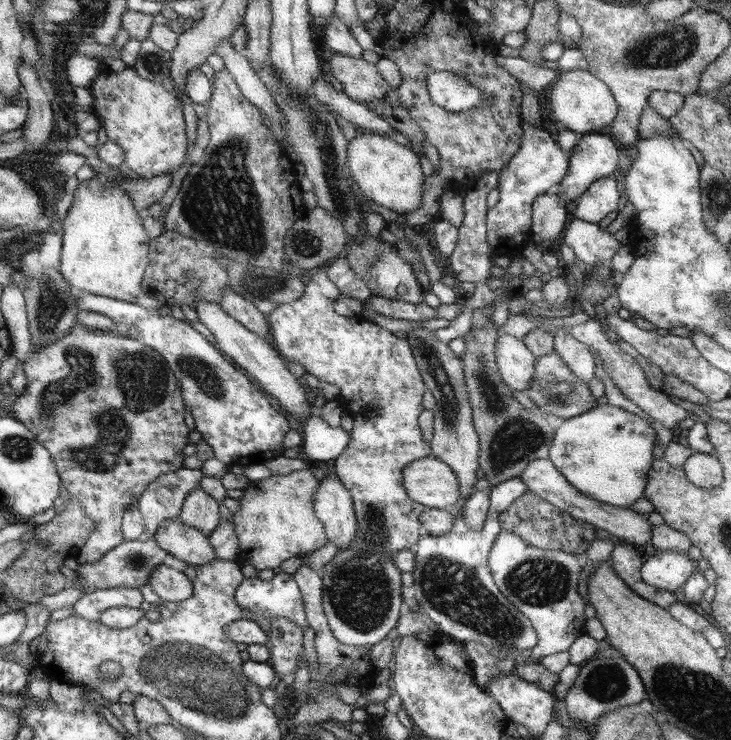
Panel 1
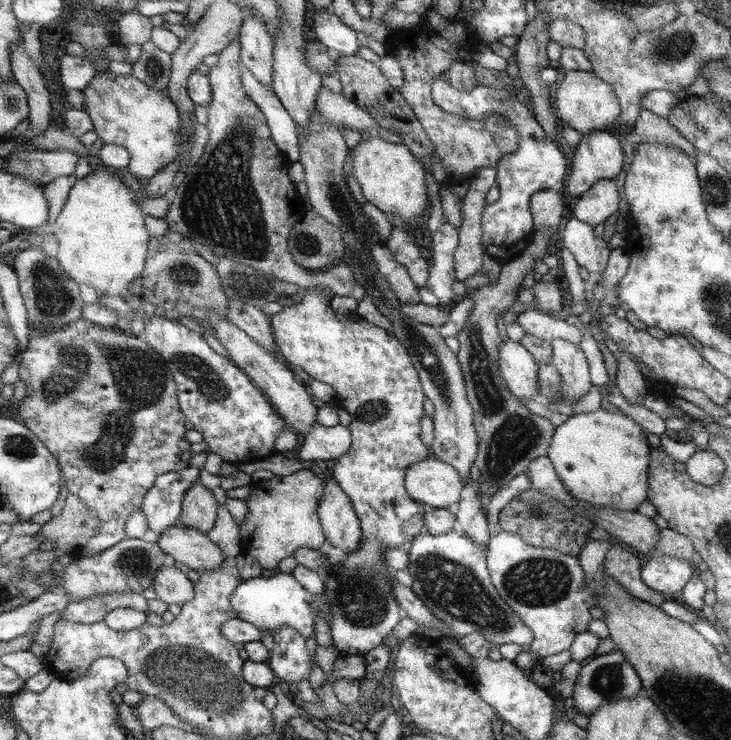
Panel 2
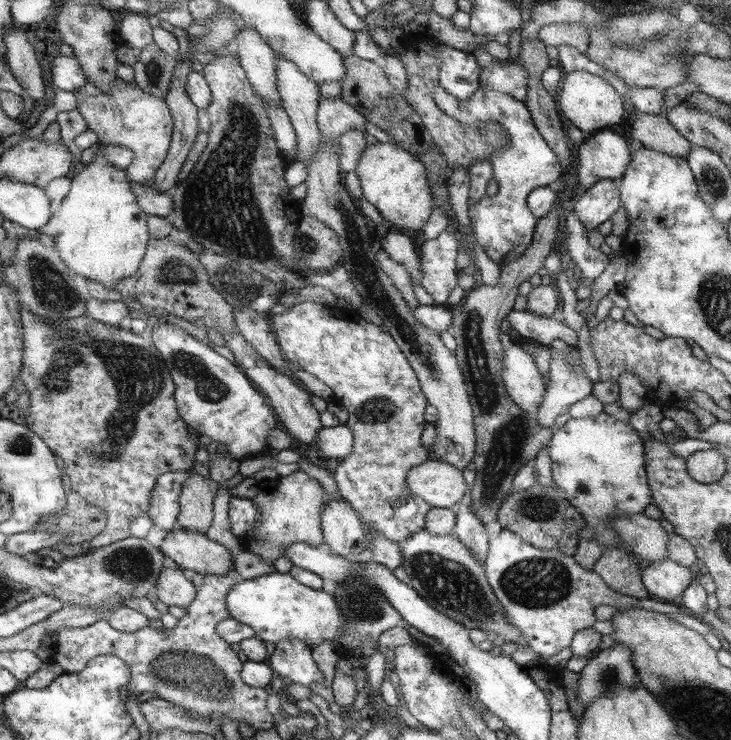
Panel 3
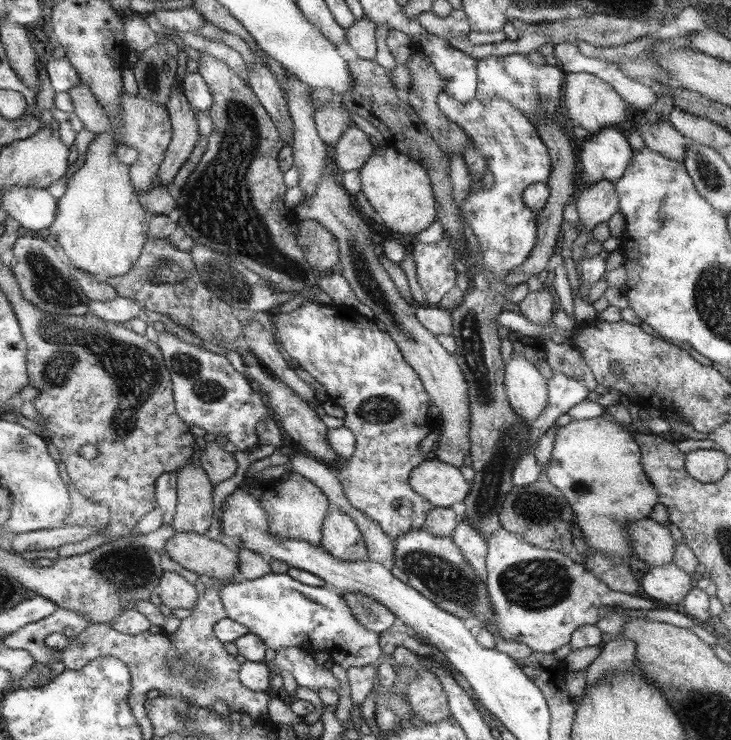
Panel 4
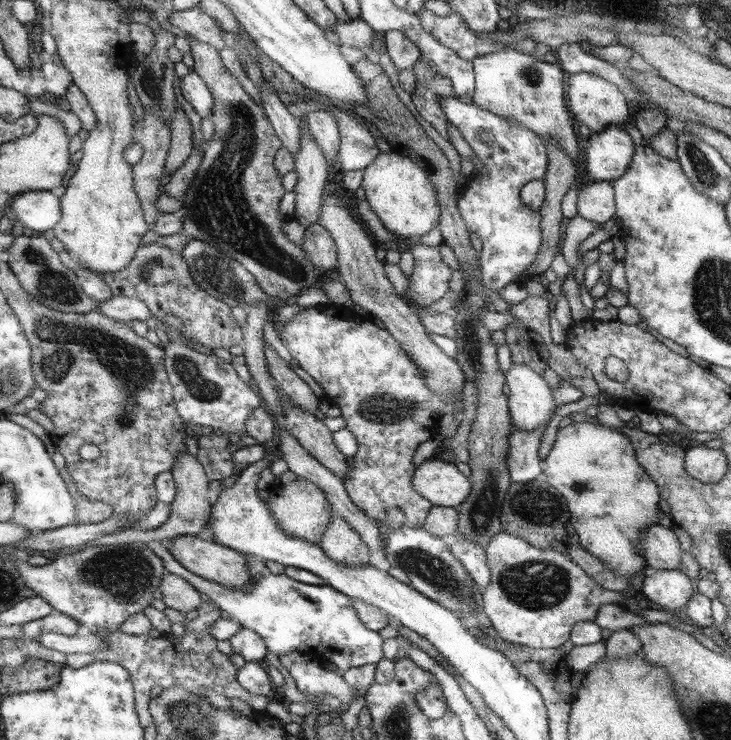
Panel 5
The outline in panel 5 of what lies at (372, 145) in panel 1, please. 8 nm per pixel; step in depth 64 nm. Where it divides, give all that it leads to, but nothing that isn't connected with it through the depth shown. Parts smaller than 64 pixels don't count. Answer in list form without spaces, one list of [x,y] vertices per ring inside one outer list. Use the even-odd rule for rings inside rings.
[[[383,146],[381,154],[367,168],[363,168],[361,188],[365,190],[369,210],[381,220],[387,232],[393,236],[407,236],[417,240],[435,224],[439,224],[441,216],[439,202],[435,202],[435,188],[431,188],[433,182],[429,180],[431,178],[427,170],[423,170],[411,158]]]

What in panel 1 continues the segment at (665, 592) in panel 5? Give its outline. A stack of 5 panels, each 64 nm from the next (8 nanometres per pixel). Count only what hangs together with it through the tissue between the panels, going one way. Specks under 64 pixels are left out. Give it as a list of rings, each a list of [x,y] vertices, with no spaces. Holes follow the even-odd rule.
[[[659,552],[649,556],[641,566],[641,578],[649,586],[659,590],[677,590],[695,570],[695,564],[687,554]]]

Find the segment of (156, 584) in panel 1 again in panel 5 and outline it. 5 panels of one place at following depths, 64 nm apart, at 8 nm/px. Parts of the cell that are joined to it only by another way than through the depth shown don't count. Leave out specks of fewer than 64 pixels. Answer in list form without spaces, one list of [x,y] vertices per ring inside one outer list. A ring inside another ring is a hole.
[[[163,574],[163,580],[159,584],[161,600],[165,602],[167,608],[179,610],[181,614],[187,614],[189,610],[197,610],[201,606],[201,598],[195,586],[191,586],[185,578],[177,574]]]

